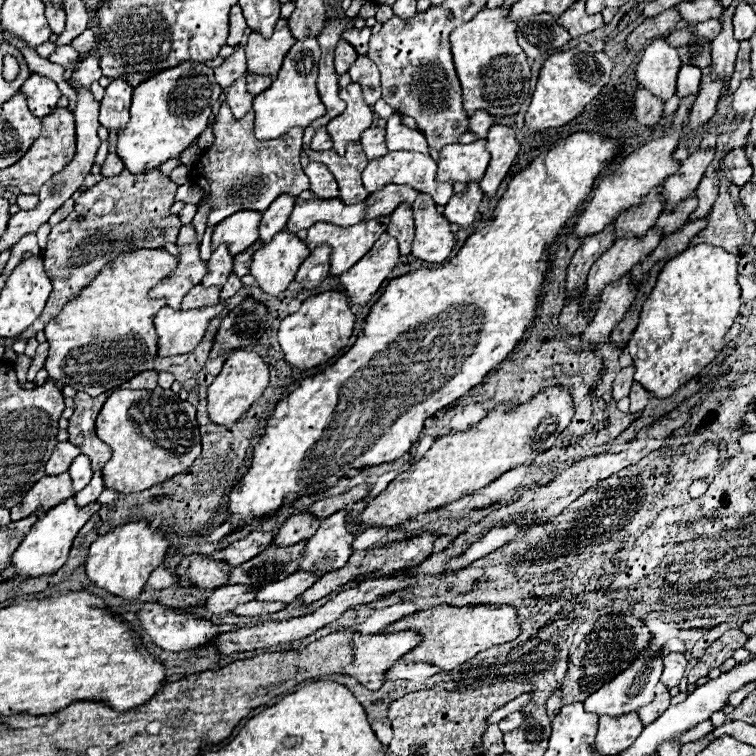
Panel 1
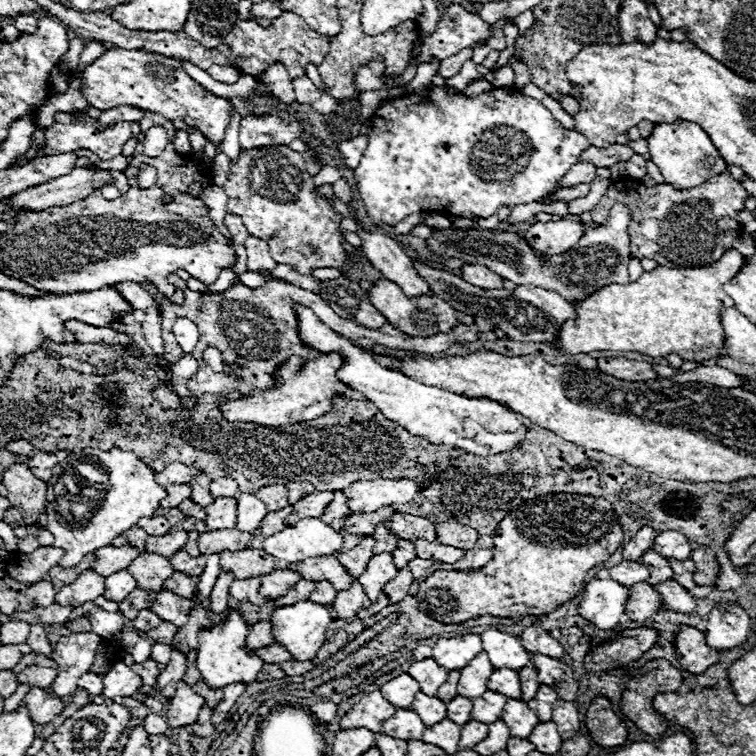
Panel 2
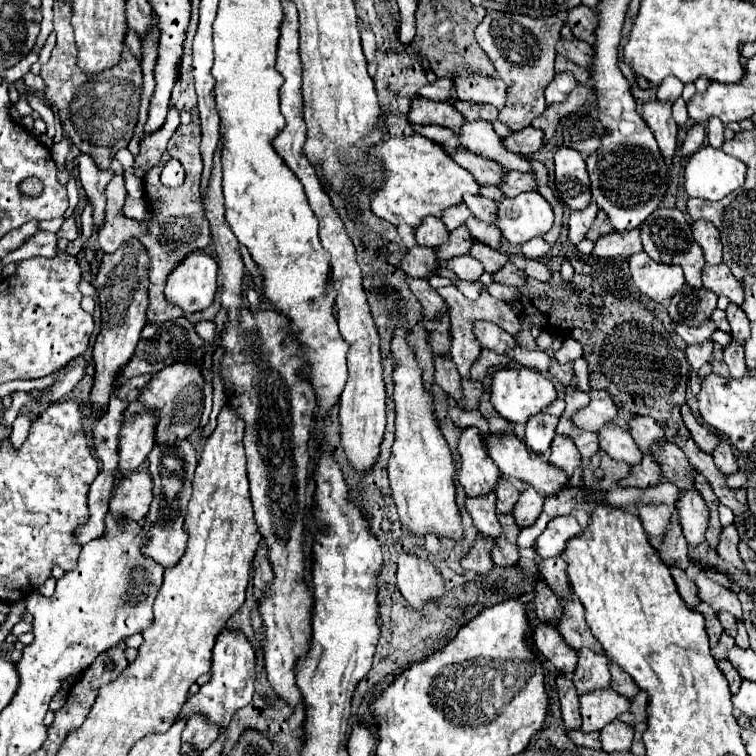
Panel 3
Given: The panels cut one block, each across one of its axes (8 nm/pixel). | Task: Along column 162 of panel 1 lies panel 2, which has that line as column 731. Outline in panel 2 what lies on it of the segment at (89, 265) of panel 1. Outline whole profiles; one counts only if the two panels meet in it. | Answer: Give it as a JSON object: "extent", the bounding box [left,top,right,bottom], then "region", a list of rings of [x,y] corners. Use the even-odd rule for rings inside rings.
{"extent":[592,172,748,268],"region":[[[722,172],[706,184],[688,190],[674,190],[670,184],[656,184],[646,188],[640,182],[620,178],[592,210],[592,220],[604,224],[614,204],[624,204],[632,212],[630,220],[630,256],[652,258],[658,264],[674,268],[700,268],[722,258],[736,238],[742,234],[742,224],[736,222],[736,212],[744,210],[748,192],[728,174]]]}

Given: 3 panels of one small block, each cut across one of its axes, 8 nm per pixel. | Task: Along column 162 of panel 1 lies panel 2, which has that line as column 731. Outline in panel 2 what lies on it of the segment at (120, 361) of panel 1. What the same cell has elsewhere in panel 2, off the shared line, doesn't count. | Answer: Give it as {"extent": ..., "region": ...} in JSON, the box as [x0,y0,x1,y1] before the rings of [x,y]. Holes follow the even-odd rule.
{"extent":[558,250,744,362],"region":[[[728,250],[716,264],[710,264],[710,266],[702,266],[702,268],[666,268],[666,266],[656,266],[654,270],[650,272],[642,272],[642,276],[636,280],[636,282],[630,282],[630,284],[608,284],[608,286],[602,286],[600,290],[596,290],[594,294],[590,294],[588,298],[584,298],[582,302],[576,302],[576,318],[574,320],[566,320],[560,328],[560,346],[558,350],[562,354],[580,354],[580,352],[596,352],[596,350],[624,350],[624,352],[640,352],[640,354],[648,354],[652,358],[658,358],[658,356],[668,356],[672,352],[680,354],[682,360],[696,360],[696,362],[706,362],[710,358],[716,358],[716,356],[722,356],[724,354],[724,334],[722,334],[722,324],[720,324],[720,308],[726,306],[730,308],[732,306],[732,300],[724,294],[722,286],[732,280],[740,268],[744,264],[744,256],[736,250]]]}

